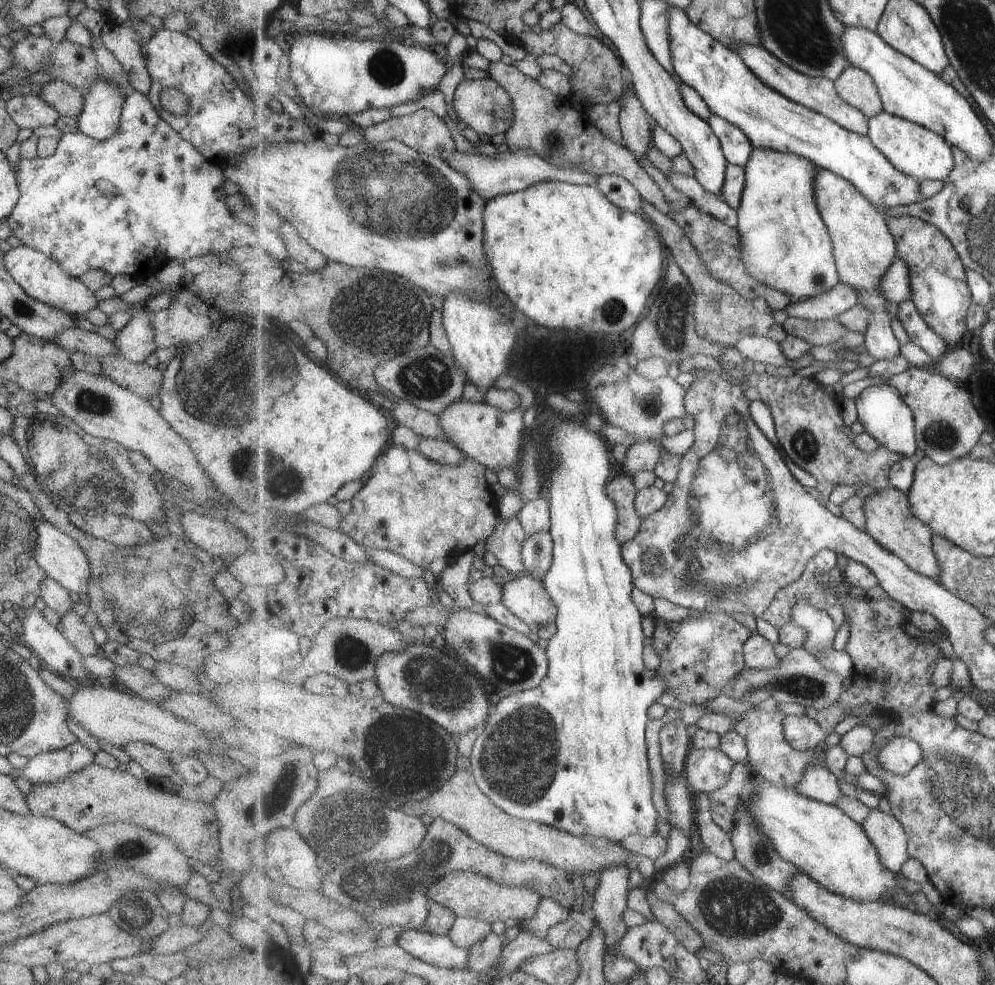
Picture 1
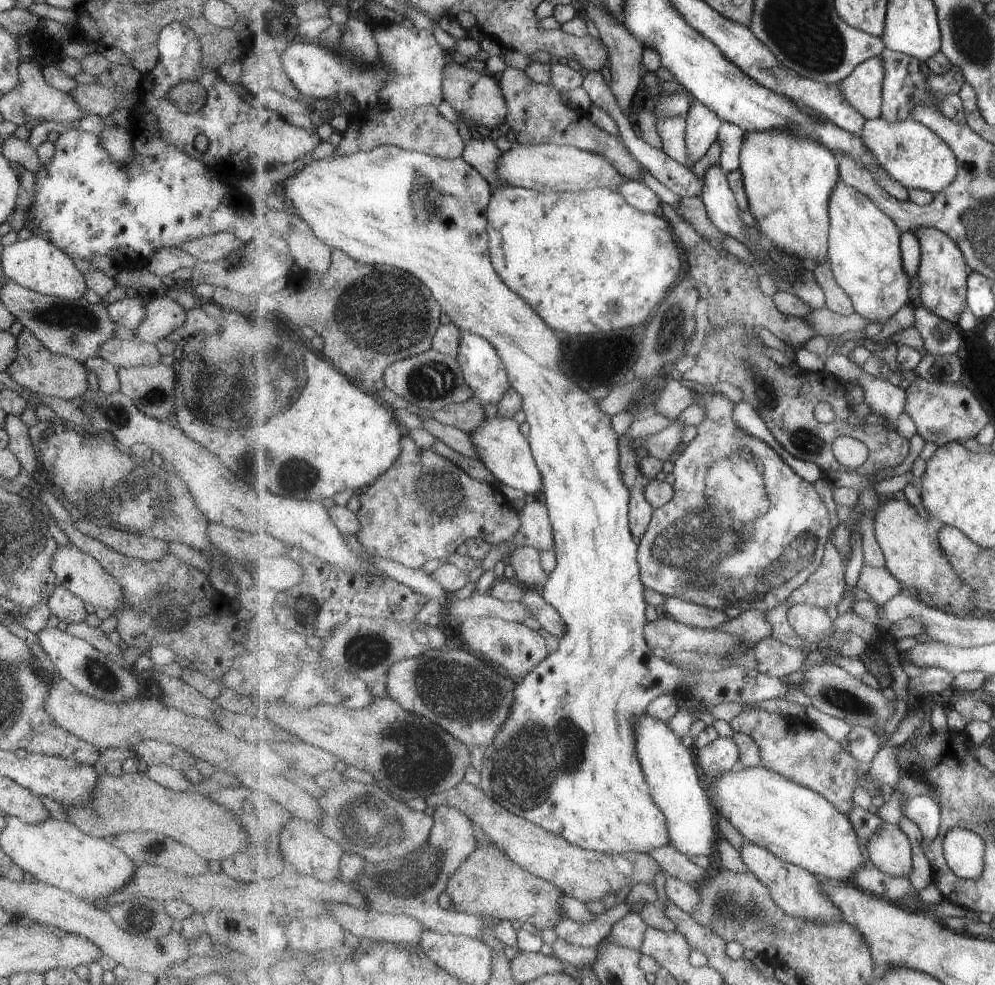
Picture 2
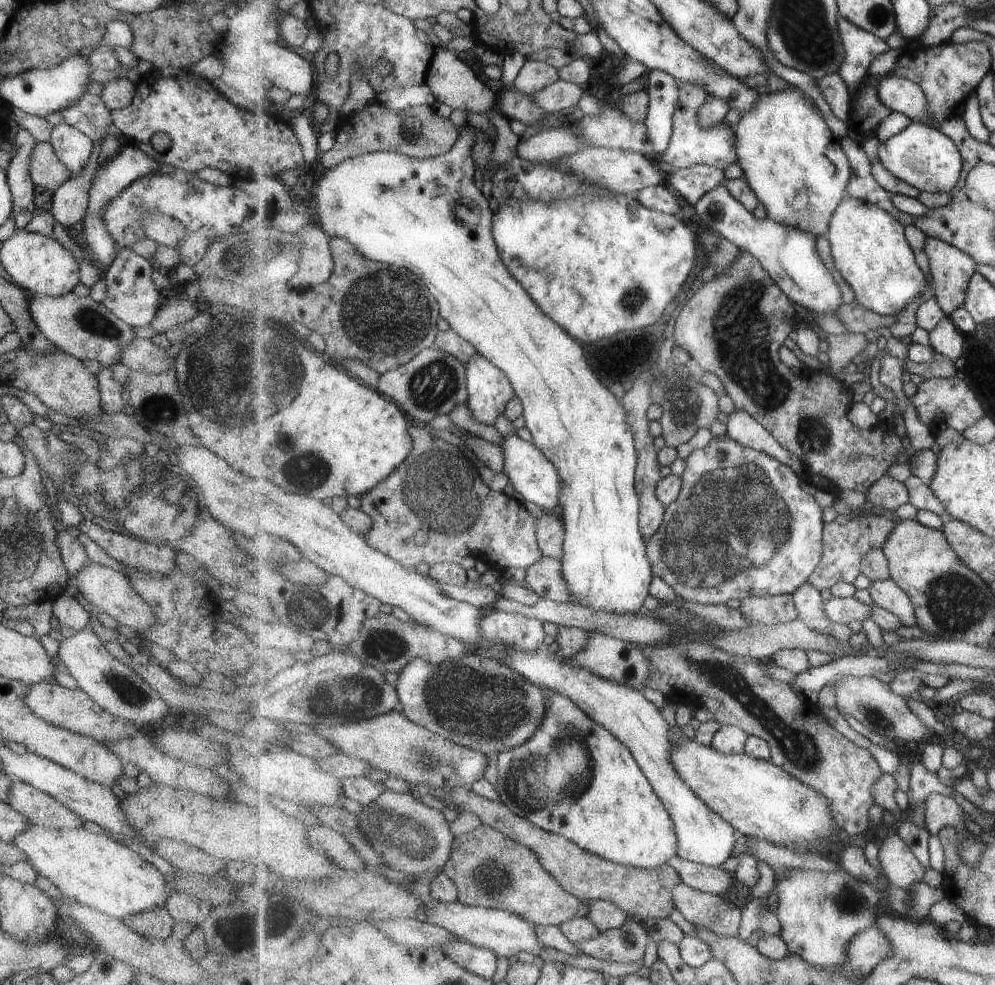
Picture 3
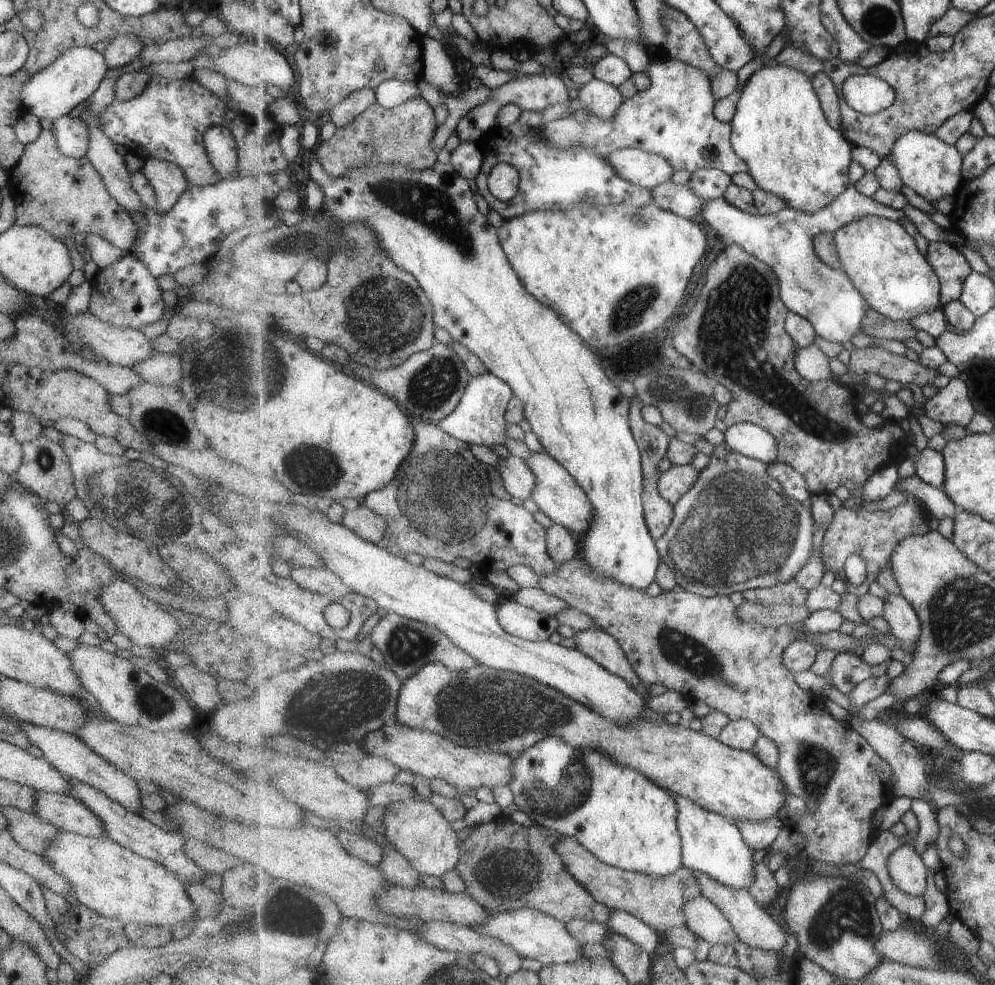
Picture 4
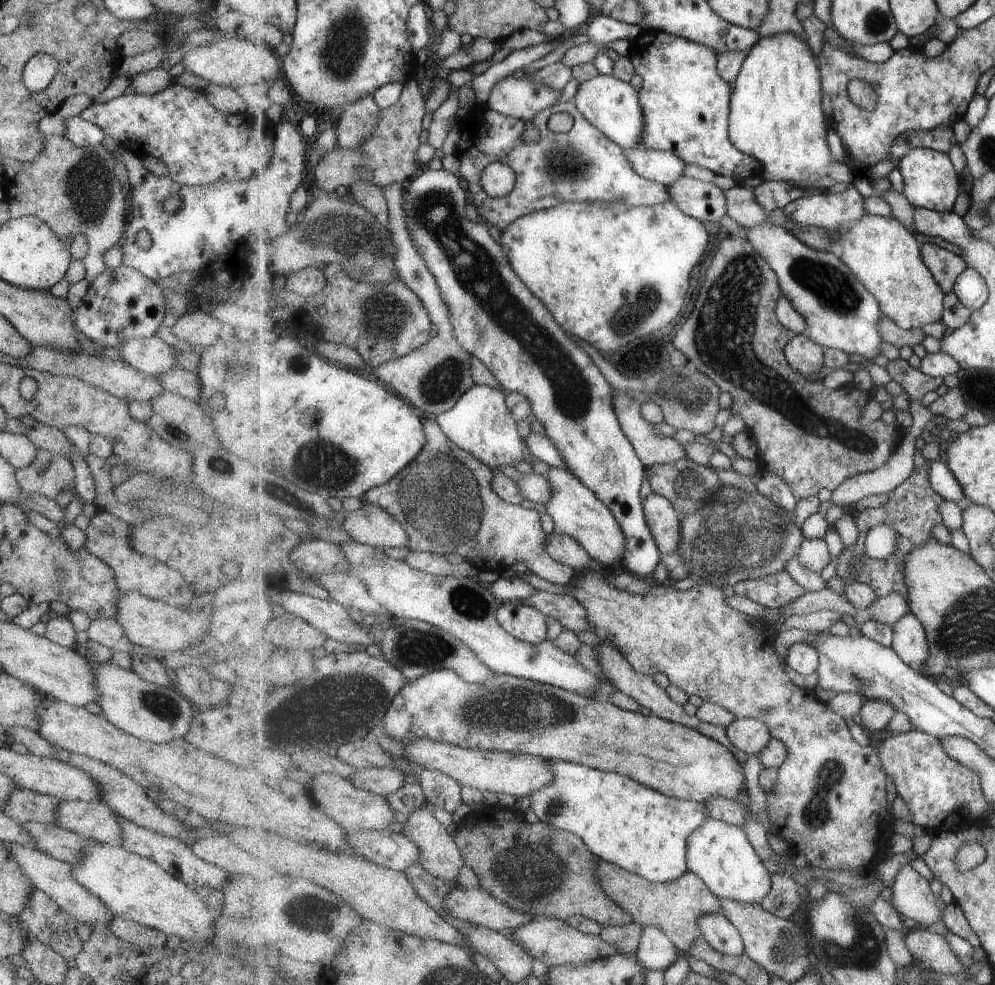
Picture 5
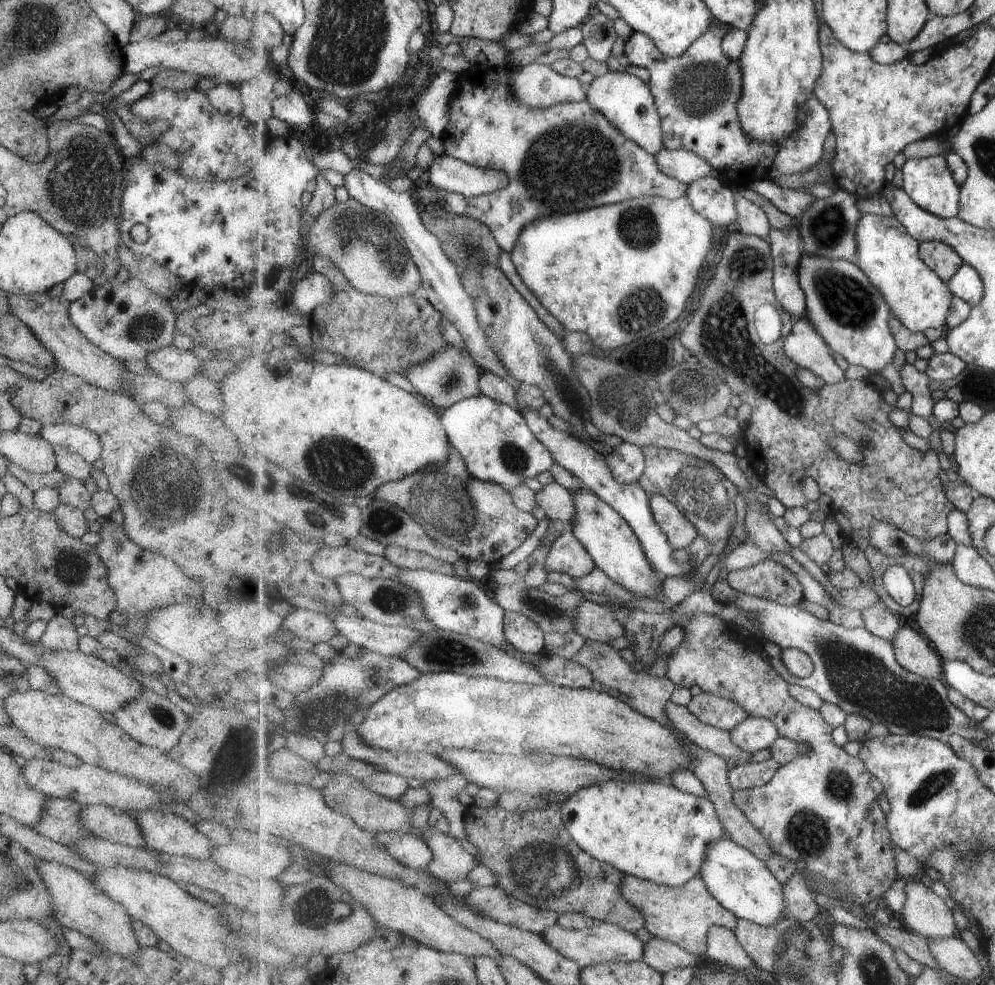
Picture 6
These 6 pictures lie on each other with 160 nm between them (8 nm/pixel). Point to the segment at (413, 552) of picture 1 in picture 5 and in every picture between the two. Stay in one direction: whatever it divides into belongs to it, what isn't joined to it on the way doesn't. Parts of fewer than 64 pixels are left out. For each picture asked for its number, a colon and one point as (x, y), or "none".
2: (425, 506)
3: (436, 508)
4: (440, 504)
5: (446, 499)

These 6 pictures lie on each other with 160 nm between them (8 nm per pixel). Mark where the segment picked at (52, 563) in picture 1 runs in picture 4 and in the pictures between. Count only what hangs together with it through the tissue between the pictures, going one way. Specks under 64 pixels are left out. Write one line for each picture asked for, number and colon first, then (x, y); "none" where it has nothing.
2: (80, 574)
3: (108, 591)
4: (135, 615)

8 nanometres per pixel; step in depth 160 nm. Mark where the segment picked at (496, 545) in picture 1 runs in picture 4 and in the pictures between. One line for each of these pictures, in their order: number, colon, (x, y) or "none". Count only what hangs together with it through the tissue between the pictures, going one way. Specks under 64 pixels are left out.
2: (525, 560)
3: (547, 578)
4: (698, 646)

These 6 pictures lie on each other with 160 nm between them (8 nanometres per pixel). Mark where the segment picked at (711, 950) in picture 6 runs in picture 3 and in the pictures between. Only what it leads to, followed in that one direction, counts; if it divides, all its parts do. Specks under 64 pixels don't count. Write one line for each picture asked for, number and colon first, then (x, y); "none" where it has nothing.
3: (705, 910)
4: (704, 917)
5: (719, 931)

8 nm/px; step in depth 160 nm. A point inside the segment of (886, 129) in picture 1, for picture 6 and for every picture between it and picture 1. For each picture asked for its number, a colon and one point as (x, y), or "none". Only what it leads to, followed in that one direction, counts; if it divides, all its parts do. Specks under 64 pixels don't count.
2: (915, 155)
3: (927, 159)
4: (933, 168)
5: (930, 180)
6: (929, 181)

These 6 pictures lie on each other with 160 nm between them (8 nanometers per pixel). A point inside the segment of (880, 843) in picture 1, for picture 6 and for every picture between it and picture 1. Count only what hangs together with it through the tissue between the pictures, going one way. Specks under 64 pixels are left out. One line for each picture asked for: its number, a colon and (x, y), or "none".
2: (890, 849)
3: (903, 869)
4: (908, 870)
5: (912, 896)
6: (926, 914)

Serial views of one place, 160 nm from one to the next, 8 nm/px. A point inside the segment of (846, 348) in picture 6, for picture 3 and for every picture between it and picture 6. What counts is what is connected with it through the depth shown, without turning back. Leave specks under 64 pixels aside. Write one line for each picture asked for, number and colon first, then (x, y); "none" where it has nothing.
3: (790, 255)
4: (827, 297)
5: (840, 311)

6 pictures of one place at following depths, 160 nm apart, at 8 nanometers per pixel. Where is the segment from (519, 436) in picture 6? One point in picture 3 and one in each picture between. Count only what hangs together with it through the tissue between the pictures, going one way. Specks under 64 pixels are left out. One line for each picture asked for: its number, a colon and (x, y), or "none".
3: (490, 390)
4: (480, 417)
5: (481, 423)

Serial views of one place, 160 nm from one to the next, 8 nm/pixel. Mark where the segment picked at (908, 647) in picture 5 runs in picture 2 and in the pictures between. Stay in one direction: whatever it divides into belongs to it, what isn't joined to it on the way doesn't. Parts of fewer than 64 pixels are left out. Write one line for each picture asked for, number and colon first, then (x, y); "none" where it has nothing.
2: (880, 583)
3: (886, 594)
4: (903, 619)

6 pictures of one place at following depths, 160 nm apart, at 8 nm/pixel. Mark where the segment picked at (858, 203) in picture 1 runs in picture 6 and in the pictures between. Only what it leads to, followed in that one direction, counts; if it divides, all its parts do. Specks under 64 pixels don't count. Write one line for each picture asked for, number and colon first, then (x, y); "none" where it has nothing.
2: (865, 254)
3: (870, 247)
4: (883, 260)
5: (883, 253)
6: (888, 254)

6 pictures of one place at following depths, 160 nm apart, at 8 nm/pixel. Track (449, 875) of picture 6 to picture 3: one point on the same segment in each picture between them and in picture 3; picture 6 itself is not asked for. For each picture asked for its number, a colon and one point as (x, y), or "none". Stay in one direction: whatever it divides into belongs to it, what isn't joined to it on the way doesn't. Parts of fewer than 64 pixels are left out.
3: (413, 838)
4: (420, 832)
5: (440, 855)

